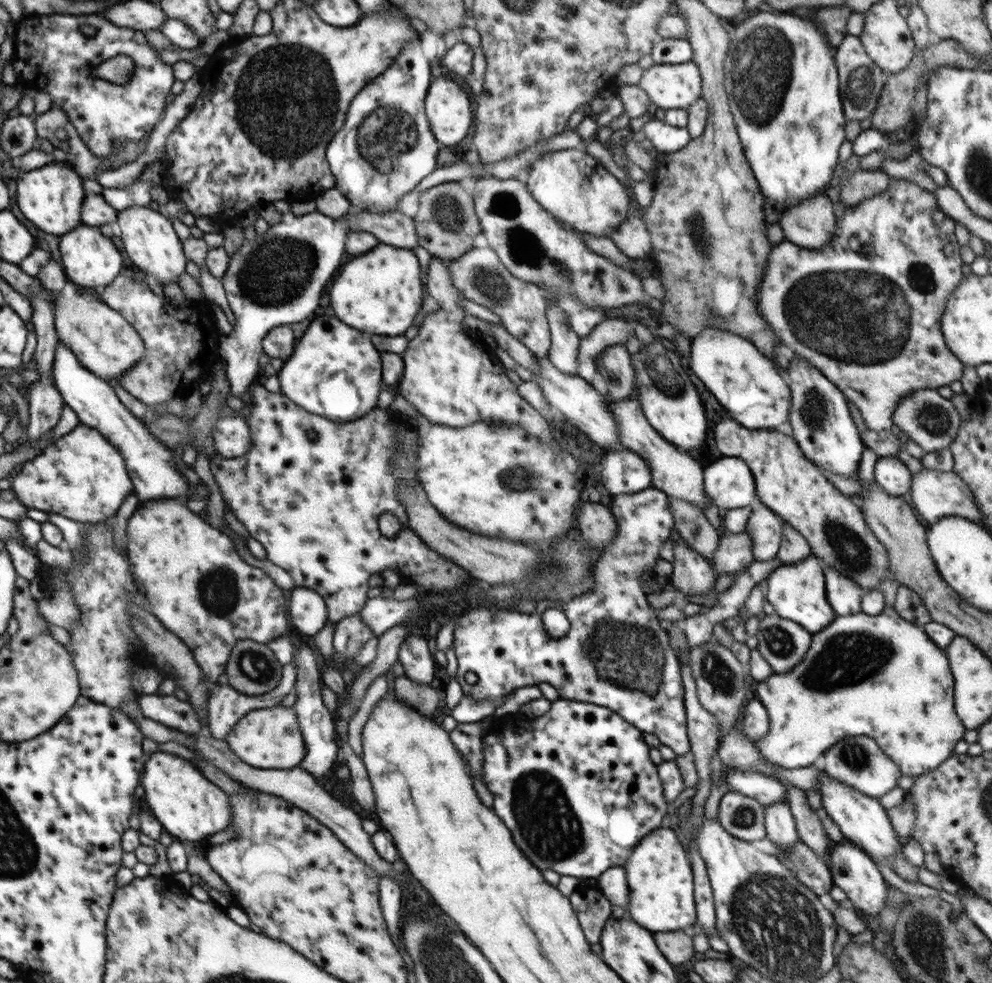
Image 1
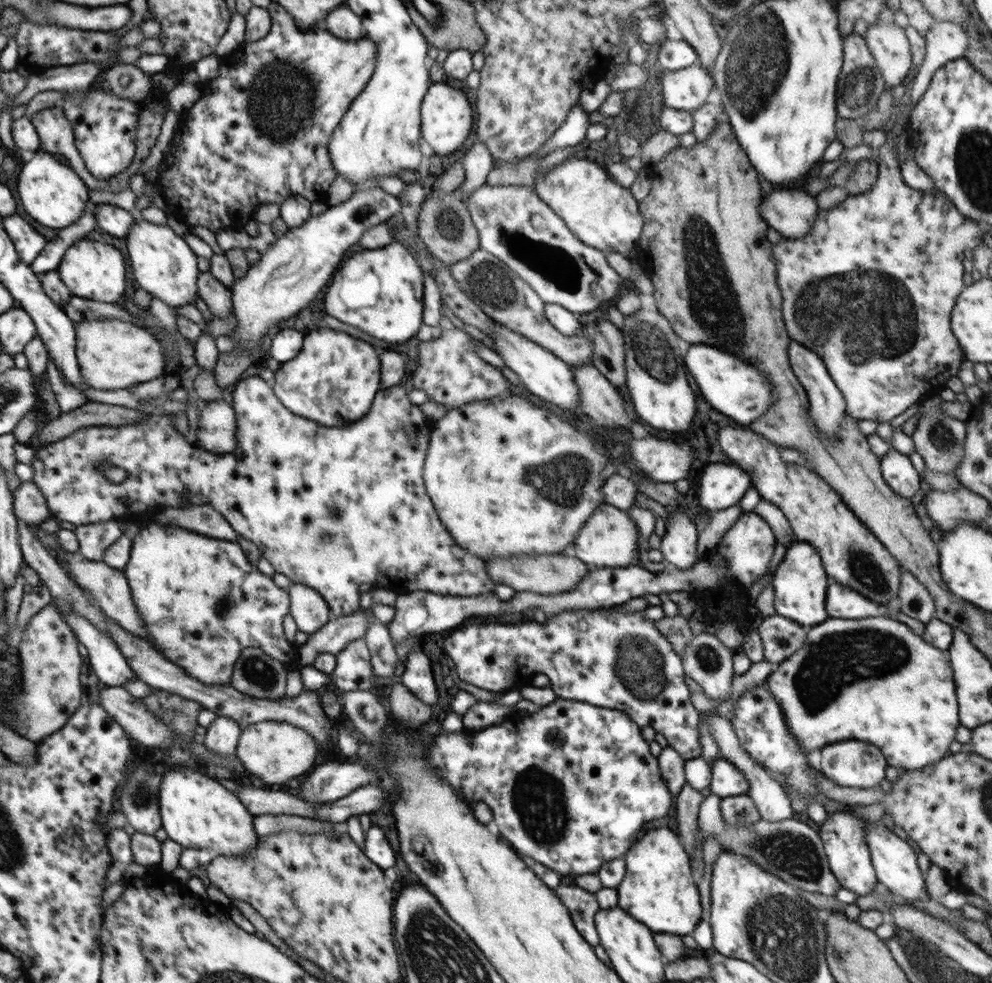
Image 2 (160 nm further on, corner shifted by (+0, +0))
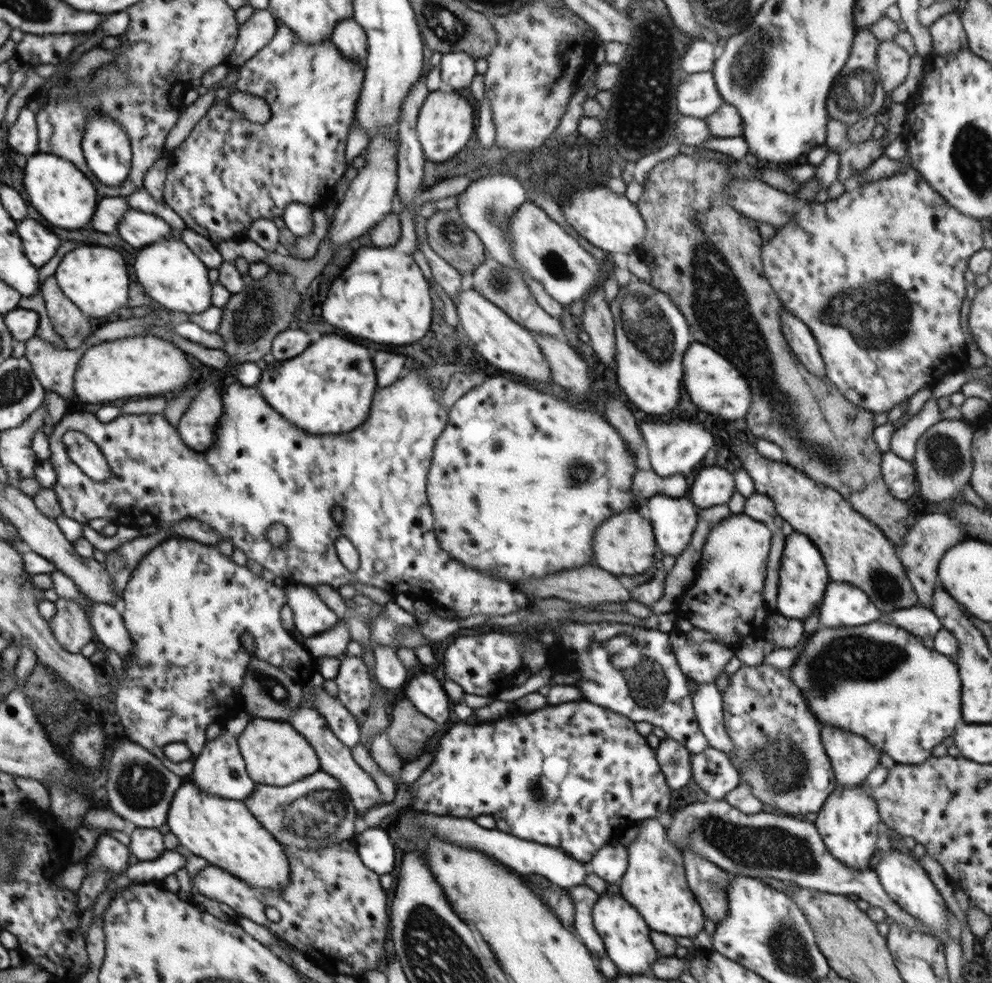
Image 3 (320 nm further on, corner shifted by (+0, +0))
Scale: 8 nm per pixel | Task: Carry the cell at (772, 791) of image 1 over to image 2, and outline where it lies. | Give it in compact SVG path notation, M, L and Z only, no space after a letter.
M716 758L711 766L710 790L720 799L733 795L747 794L749 782L742 771L726 760Z

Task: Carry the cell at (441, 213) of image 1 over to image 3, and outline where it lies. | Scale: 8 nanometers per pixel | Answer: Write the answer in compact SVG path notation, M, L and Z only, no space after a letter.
M457 209L438 210L427 216L427 242L458 273L474 273L484 263L484 246L478 235L460 218Z

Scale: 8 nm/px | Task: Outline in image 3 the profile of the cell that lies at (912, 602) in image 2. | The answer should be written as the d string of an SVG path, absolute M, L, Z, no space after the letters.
M932 513L919 517L918 521L910 528L910 534L906 534L901 547L897 549L897 555L905 568L907 577L914 587L918 606L931 609L933 590L938 582L937 568L944 553L955 544L970 538L966 534L966 528L958 519L950 520L948 514Z

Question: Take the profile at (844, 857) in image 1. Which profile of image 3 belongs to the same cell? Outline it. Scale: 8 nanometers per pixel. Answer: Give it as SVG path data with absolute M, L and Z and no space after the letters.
M838 785L822 809L817 812L817 819L814 822L829 853L844 866L858 872L871 869L872 856L882 842L879 831L881 824L876 802L870 798L866 785L854 788Z

